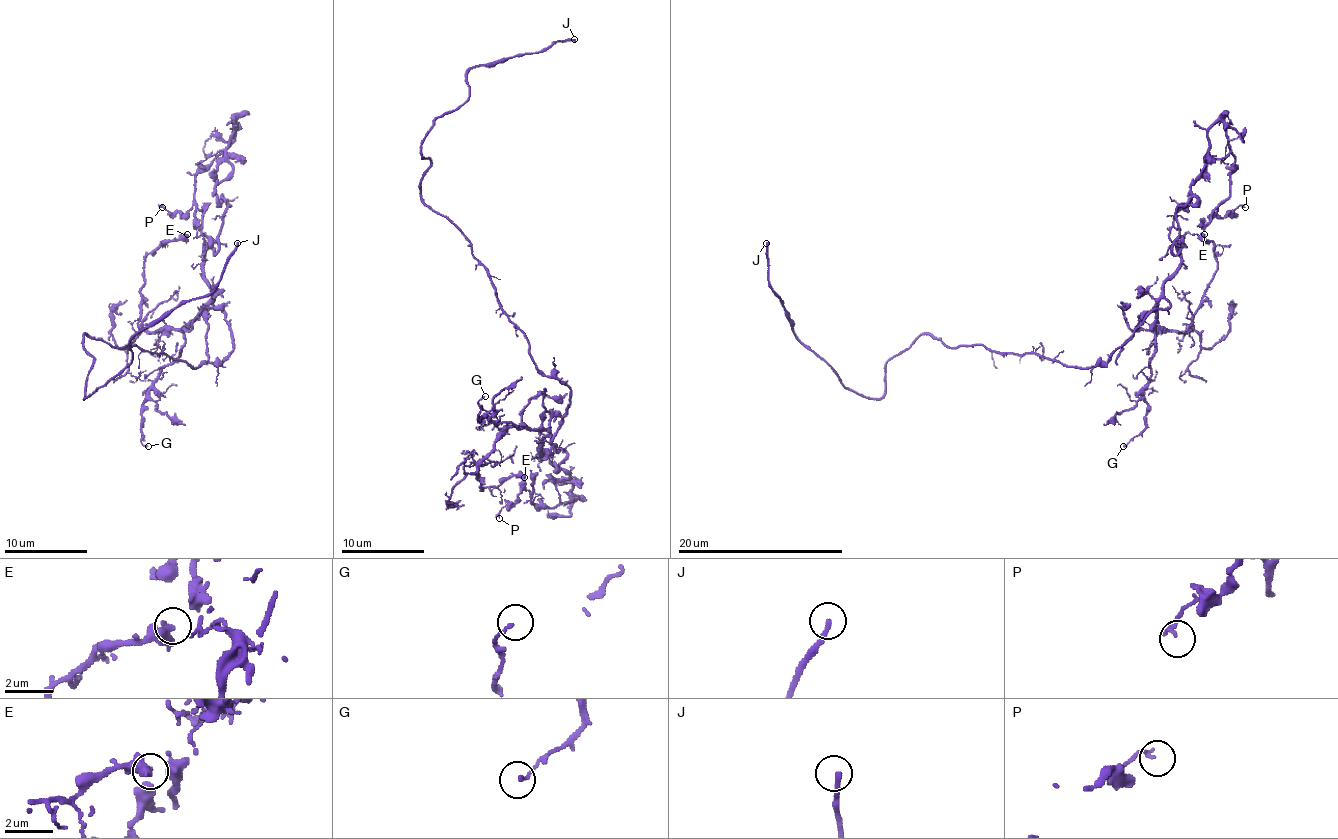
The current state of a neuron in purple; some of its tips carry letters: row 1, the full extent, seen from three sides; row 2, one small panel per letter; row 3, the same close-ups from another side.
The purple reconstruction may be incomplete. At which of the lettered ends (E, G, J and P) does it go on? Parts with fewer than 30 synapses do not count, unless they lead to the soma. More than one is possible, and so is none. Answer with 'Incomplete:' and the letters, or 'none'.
Incomplete: J

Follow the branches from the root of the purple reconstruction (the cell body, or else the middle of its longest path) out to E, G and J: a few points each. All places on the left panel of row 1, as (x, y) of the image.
E: (169, 355), (200, 367), (233, 351), (231, 324), (212, 299), (179, 328), (142, 326), (144, 259), (187, 234)
G: (169, 355), (200, 367), (221, 363), (233, 351), (231, 324), (212, 299), (148, 392), (142, 413), (148, 446)
J: (169, 355), (84, 334), (84, 349), (94, 359), (84, 398), (131, 361), (135, 334), (214, 288), (237, 243)

